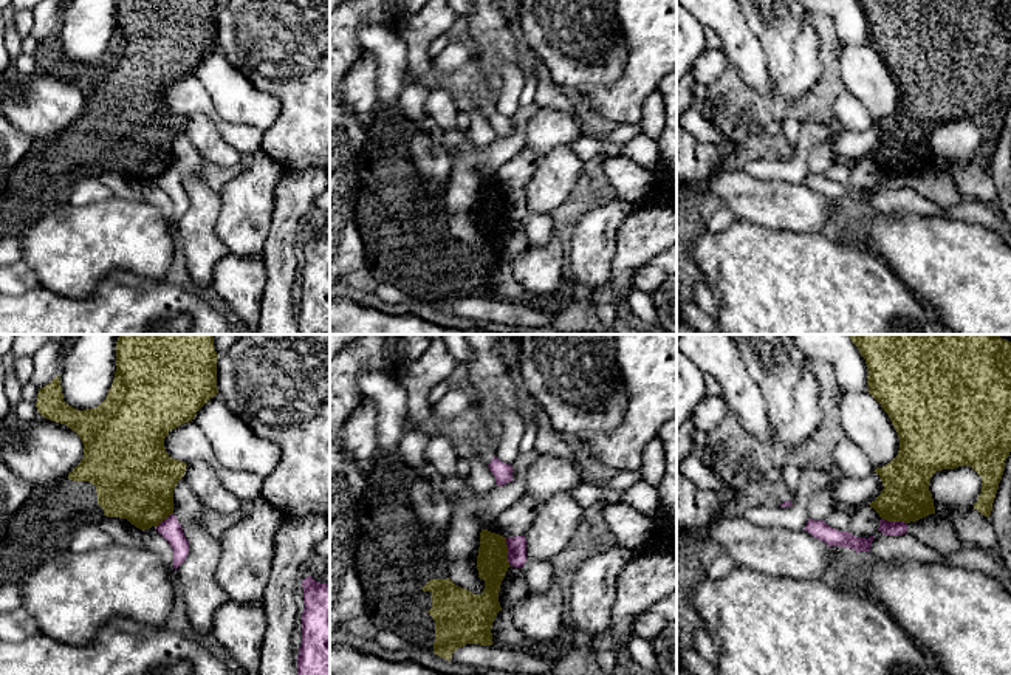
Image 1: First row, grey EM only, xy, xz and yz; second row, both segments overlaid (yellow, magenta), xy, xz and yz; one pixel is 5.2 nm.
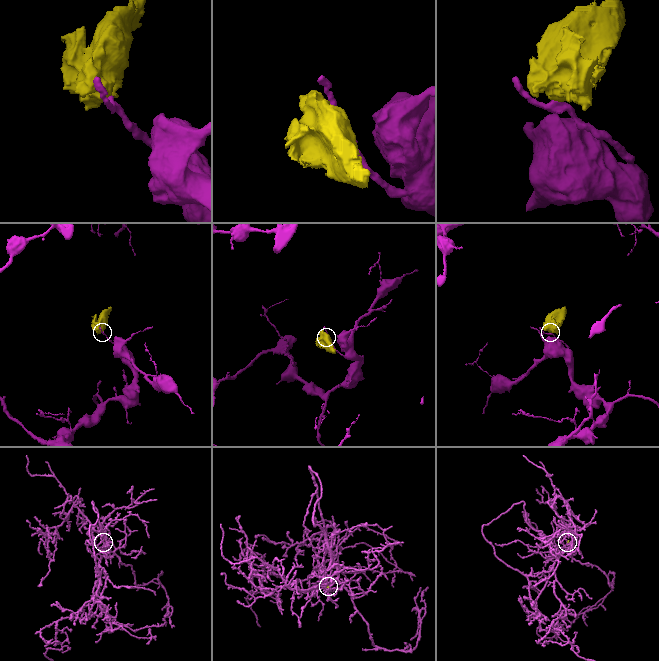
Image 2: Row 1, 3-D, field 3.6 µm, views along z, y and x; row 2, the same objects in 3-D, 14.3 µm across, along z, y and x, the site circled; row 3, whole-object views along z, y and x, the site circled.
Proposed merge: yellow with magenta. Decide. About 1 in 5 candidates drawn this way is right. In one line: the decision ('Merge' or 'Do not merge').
Do not merge

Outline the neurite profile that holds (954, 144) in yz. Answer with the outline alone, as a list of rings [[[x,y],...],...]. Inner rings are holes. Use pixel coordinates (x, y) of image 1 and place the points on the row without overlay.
[[[971,119],[937,124],[929,135],[929,144],[935,166],[955,175],[974,163],[982,146],[982,130]]]

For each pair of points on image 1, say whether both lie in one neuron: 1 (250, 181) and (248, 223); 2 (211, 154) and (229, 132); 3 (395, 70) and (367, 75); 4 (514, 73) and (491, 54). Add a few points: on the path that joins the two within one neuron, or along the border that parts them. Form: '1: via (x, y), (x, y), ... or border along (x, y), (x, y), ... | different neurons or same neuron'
1: via (250, 192), (248, 212) | same neuron
2: border along (194, 115), (205, 113), (217, 130), (245, 157) | different neurons
3: border along (366, 50), (376, 59), (380, 107) | different neurons
4: border along (517, 61), (500, 70), (502, 92), (496, 101) | different neurons

